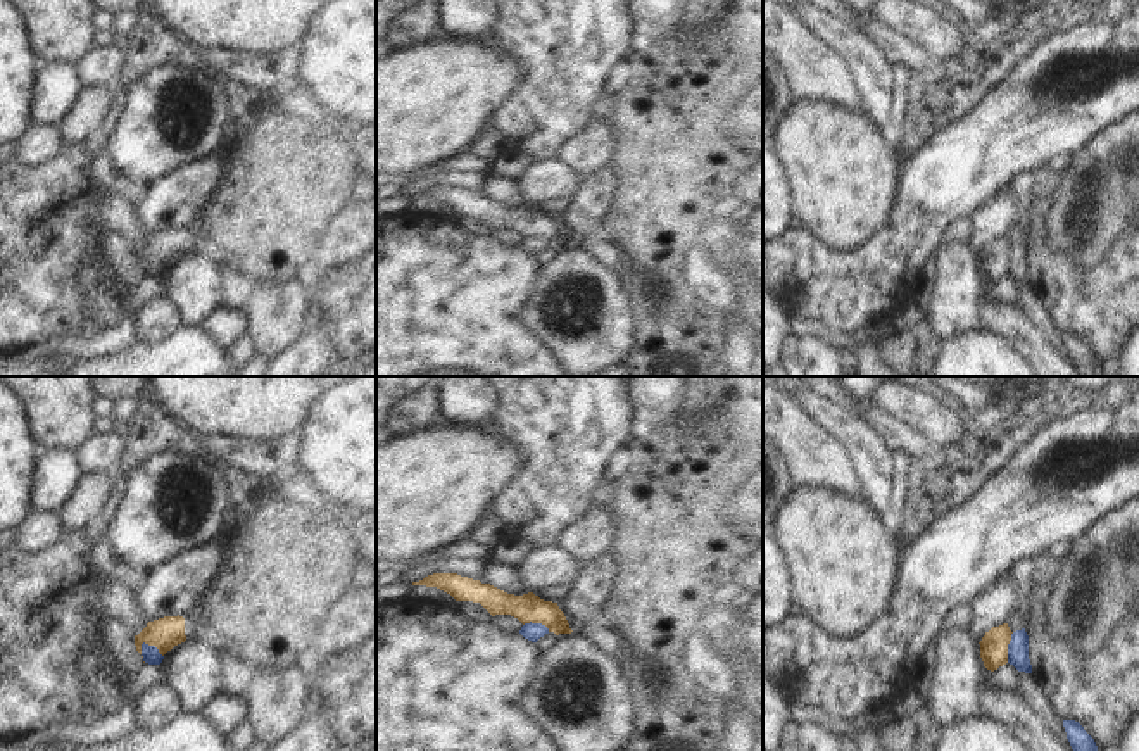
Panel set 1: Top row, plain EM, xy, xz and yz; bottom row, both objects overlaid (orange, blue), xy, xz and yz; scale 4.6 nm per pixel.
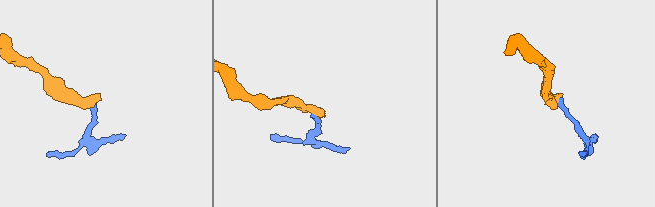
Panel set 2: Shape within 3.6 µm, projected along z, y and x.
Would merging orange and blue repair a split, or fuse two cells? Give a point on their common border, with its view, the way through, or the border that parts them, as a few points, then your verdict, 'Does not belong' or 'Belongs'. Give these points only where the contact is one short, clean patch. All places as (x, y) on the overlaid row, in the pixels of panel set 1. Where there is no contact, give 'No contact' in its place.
Touches orange at xy (152, 644). Boundary: xy (140, 644), (154, 646), (163, 656). Does not belong

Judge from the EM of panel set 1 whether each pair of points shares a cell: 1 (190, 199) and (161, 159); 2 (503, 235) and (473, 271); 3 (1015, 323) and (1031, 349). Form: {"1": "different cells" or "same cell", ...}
{"1": "different cells", "2": "different cells", "3": "same cell"}

